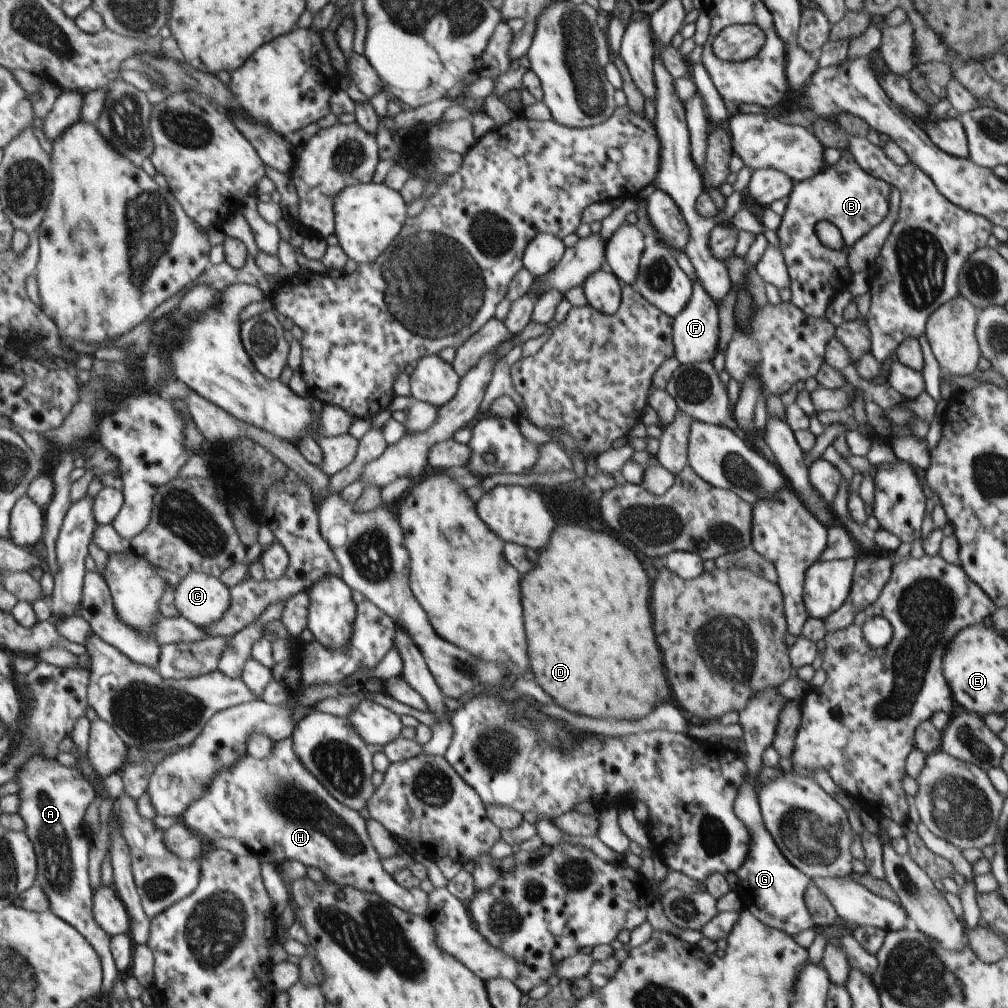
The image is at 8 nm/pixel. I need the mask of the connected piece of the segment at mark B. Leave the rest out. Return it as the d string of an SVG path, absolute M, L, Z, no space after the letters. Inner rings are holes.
M848 150L841 151L842 157L836 164L793 186L777 230L791 280L791 301L811 317L824 317L834 297L847 288L852 275L847 263L849 250L878 226L890 210L891 185L868 174ZM820 220L827 220L840 229L845 244L840 252L824 246L818 240L815 224Z

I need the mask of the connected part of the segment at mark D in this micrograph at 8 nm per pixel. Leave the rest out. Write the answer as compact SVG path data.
M558 526L552 534L550 548L544 550L538 558L538 568L532 570L522 580L522 604L524 604L524 622L526 622L526 638L528 638L528 658L532 674L536 676L536 682L542 686L542 690L562 708L568 712L580 714L580 716L592 716L592 718L612 718L612 720L640 720L647 717L657 706L672 702L673 694L665 674L663 656L660 656L656 636L652 630L652 614L650 614L650 582L648 576L638 562L636 554L622 546L618 540L604 532L594 532L590 528L570 528L570 526Z

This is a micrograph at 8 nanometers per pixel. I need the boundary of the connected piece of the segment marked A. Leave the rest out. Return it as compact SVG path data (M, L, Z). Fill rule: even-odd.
M34 755L28 760L19 770L17 778L21 788L18 792L21 800L18 813L26 822L24 831L31 838L38 858L36 884L47 894L49 910L76 927L100 954L103 963L103 986L110 990L120 972L111 953L112 936L92 918L93 898L88 878L90 842L88 838L82 838L82 834L90 832L82 822L88 806L94 802L96 791L77 767L66 767L56 759L47 759L40 755Z

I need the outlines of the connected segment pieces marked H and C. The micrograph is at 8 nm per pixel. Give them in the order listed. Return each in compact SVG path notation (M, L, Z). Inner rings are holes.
M291 737L276 743L268 758L257 759L251 754L243 754L243 758L234 769L222 770L213 779L209 790L193 803L180 819L206 843L219 838L235 838L242 842L250 852L254 852L260 860L276 865L282 865L286 861L298 861L304 866L314 866L323 872L326 882L379 894L386 902L413 915L424 918L427 914L429 901L427 893L420 887L409 890L400 886L394 877L384 870L381 858L368 834L364 818L358 811L338 802L322 786L322 783L310 774L310 771L297 759ZM260 840L264 840L268 844L268 848L276 840L278 856L264 856L264 848L262 848Z
M190 573L175 588L174 606L180 616L209 627L224 618L232 606L231 591L215 575Z

